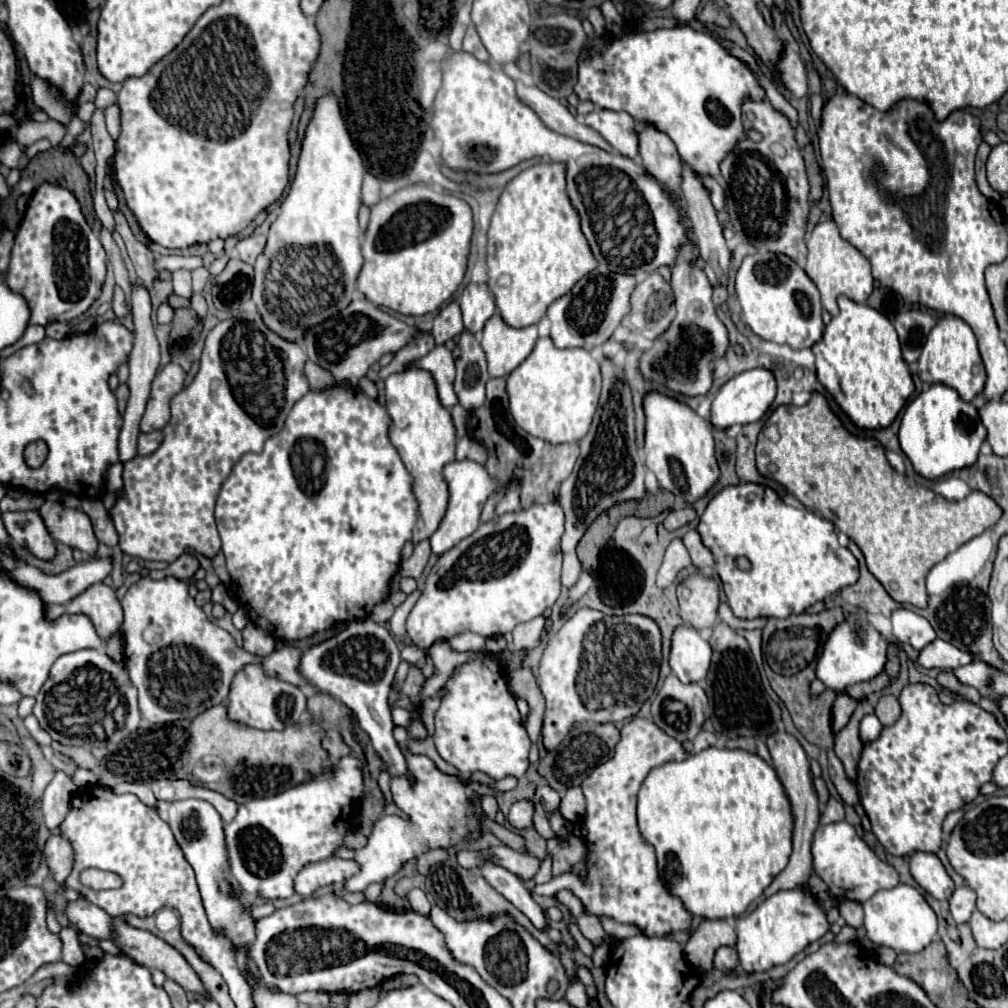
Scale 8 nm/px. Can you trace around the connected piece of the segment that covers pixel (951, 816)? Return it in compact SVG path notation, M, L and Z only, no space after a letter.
M959 809L957 811L951 812L946 816L946 820L943 822L943 831L946 833L951 833L953 829L957 826L957 823L961 820L964 815L964 810Z

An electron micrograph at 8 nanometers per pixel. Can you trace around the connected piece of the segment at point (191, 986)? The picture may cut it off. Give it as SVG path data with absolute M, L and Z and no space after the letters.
M113 917L113 931L115 931L115 939L113 943L125 951L127 955L131 955L137 963L149 967L149 969L159 969L167 975L167 979L173 979L177 981L185 991L193 991L193 993L207 993L203 983L199 981L197 973L191 969L191 965L185 961L185 957L175 949L171 947L169 943L165 943L163 939L155 937L153 933L149 931L143 931L143 929L137 929L137 927L131 927L123 917Z

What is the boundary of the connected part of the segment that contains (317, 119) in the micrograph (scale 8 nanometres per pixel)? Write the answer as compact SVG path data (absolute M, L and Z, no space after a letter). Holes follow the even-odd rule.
M325 95L317 101L315 113L305 131L301 145L301 157L297 175L289 187L287 197L281 203L277 219L271 223L267 245L255 261L255 281L251 299L255 301L263 323L281 339L301 343L309 327L317 327L337 311L351 303L357 275L363 265L361 255L361 229L359 229L359 207L361 207L361 181L365 175L365 165L357 153L347 127L341 117L341 109L335 95ZM287 247L309 247L309 251L285 251Z

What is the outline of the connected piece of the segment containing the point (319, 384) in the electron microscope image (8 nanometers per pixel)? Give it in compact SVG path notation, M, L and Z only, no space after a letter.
M313 361L305 363L305 377L309 379L309 387L311 391L323 391L327 387L333 385L333 377L329 371L317 367Z

